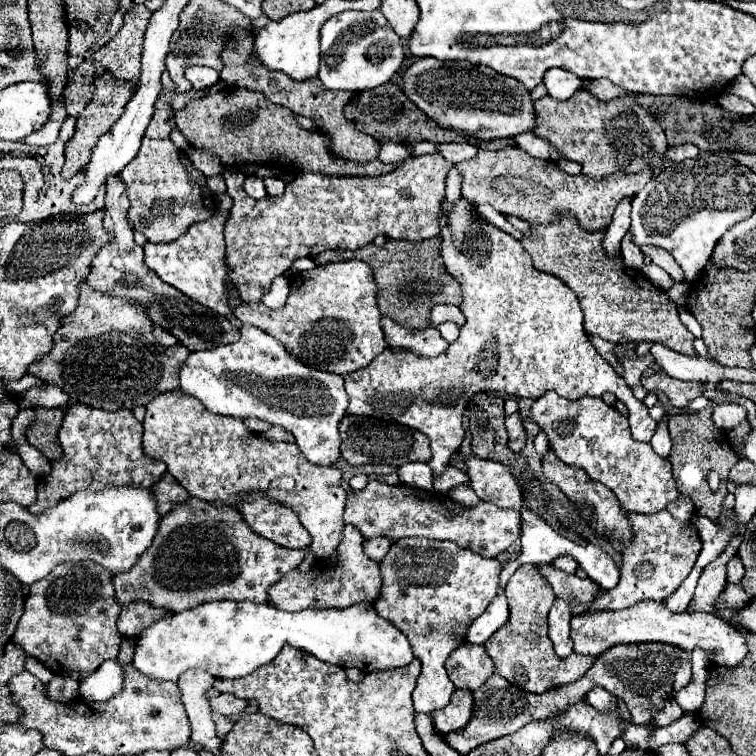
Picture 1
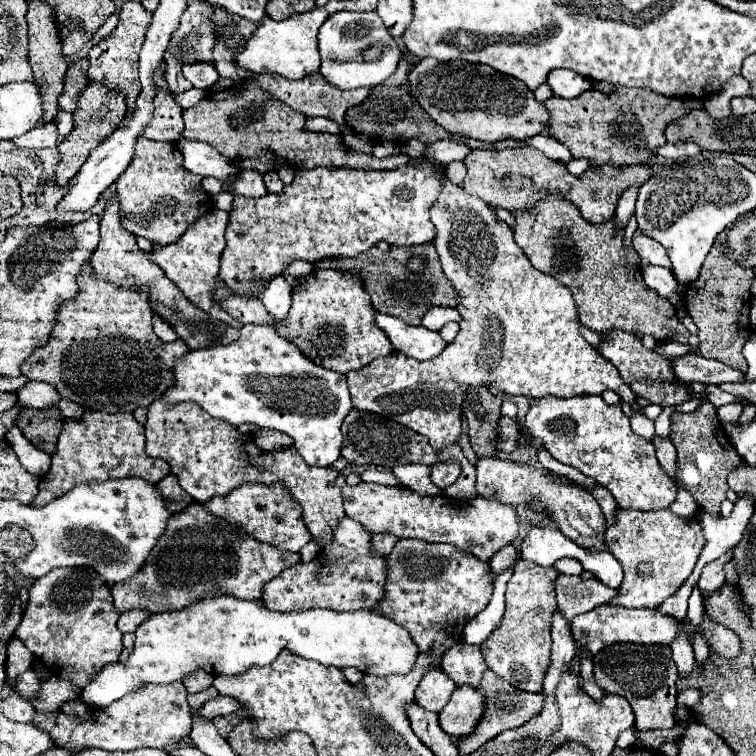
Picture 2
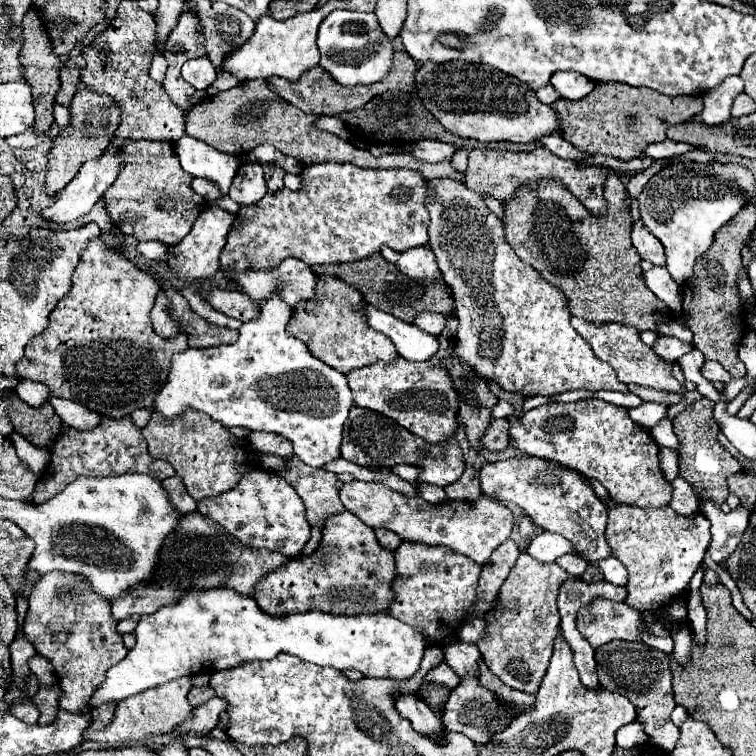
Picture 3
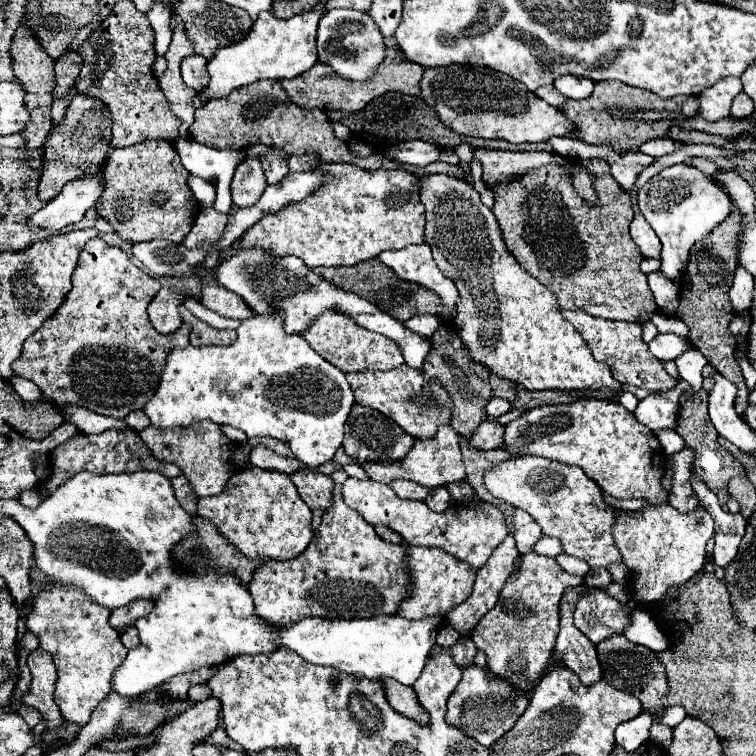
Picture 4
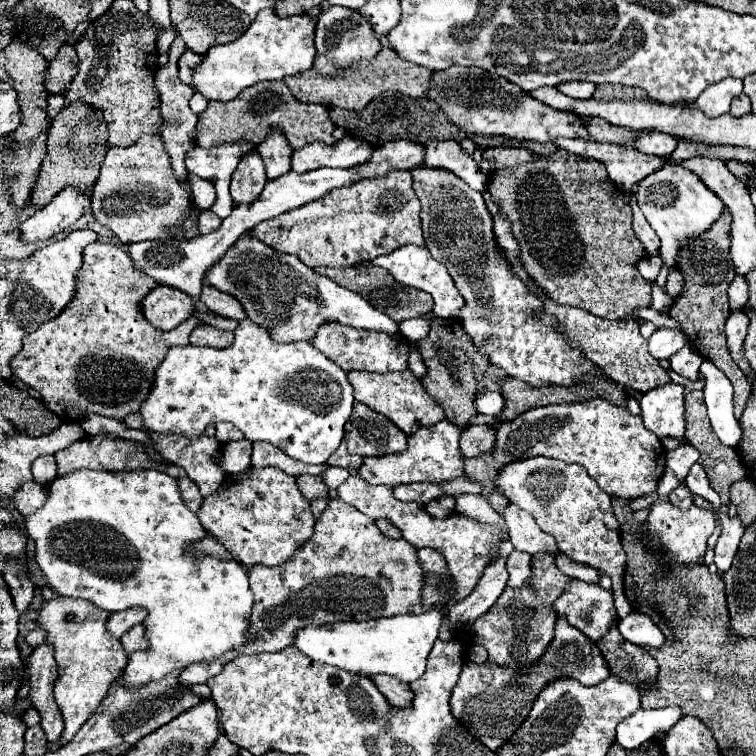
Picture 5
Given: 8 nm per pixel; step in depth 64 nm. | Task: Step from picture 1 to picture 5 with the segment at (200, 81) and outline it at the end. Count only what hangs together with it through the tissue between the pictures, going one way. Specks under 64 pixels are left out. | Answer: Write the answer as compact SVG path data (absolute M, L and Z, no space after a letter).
M186 50L180 60L178 60L178 68L180 68L180 80L184 84L190 84L192 80L192 68L196 68L196 64L200 64L202 56L200 54L194 54L192 50Z

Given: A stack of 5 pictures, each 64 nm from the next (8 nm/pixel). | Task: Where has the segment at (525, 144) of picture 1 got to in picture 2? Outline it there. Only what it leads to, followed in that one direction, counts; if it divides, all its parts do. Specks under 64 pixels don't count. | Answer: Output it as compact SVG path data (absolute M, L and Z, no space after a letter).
M550 134L532 136L532 140L526 140L526 144L542 150L546 156L552 156L554 160L560 160L560 162L564 162L564 164L572 160L572 152L568 150L568 146L564 148L564 144L558 142L558 140L554 140Z

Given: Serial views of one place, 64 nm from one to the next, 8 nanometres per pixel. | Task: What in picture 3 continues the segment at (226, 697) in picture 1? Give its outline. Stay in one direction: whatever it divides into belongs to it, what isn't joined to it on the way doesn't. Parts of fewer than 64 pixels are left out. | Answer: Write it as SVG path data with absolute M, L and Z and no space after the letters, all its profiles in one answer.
M212 698L204 704L200 704L198 708L192 708L190 718L186 718L172 734L180 736L180 734L204 734L210 732L212 728L216 728L220 714L224 712L224 700L220 698Z

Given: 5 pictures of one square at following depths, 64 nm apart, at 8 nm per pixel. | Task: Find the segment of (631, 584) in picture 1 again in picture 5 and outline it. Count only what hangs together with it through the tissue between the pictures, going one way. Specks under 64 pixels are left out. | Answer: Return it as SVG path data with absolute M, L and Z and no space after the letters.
M660 484L660 496L658 502L652 504L650 516L646 520L646 530L650 530L650 536L658 536L662 550L666 550L664 558L674 558L680 564L696 564L698 558L702 558L706 552L706 540L714 532L716 518L710 508L702 508L696 504L688 510L676 510L666 498L676 486L678 484Z

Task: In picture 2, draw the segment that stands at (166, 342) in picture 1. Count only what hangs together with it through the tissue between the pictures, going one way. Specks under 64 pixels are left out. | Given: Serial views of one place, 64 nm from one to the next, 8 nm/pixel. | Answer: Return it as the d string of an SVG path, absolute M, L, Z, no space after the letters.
M158 314L154 316L154 332L156 332L156 336L160 338L160 340L164 340L164 342L174 342L178 336L176 336L176 332L172 330L172 326L168 324L168 322L164 322Z

